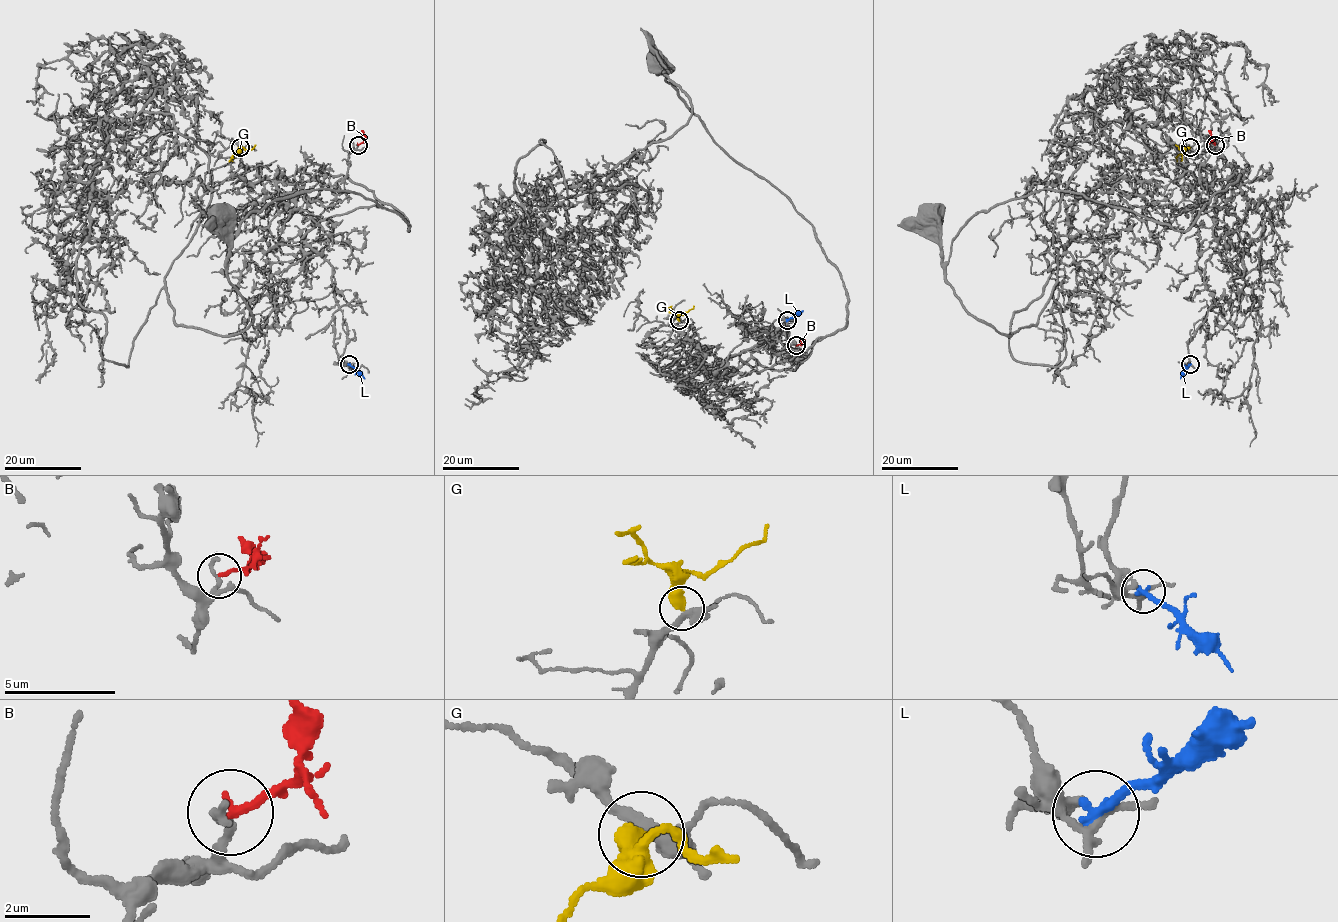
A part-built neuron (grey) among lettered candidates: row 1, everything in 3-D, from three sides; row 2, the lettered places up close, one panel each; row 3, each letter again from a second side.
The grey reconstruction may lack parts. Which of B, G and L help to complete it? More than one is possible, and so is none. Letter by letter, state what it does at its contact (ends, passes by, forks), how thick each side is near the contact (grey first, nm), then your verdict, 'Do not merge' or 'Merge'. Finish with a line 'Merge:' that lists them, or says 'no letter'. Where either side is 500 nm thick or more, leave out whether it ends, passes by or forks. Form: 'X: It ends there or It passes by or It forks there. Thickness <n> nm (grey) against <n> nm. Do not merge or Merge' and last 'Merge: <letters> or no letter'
B: It ends there. Thickness 240 nm (grey) against 180 nm. Do not merge
G: It ends there. Thickness 320 nm (grey) against 480 nm. Merge
L: It ends there. Thickness 140 nm (grey) against 300 nm. Do not merge
Merge: G

